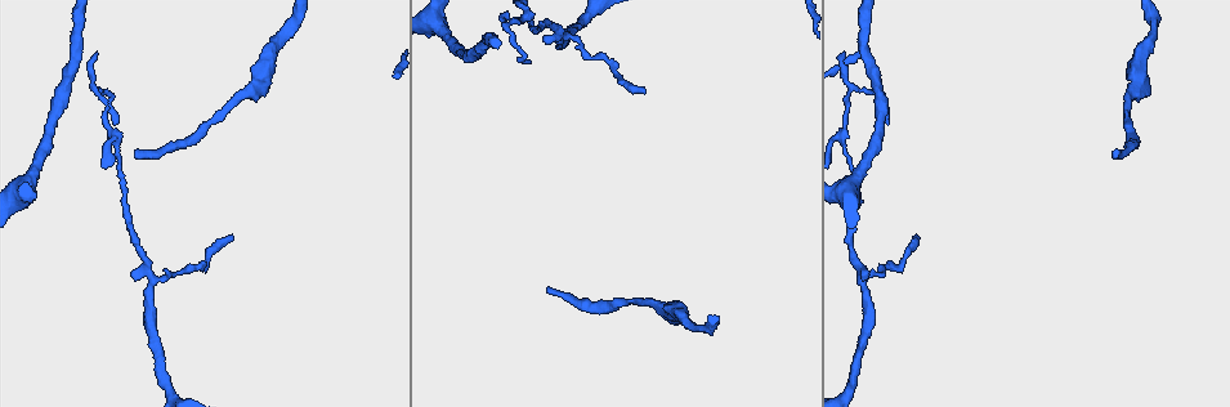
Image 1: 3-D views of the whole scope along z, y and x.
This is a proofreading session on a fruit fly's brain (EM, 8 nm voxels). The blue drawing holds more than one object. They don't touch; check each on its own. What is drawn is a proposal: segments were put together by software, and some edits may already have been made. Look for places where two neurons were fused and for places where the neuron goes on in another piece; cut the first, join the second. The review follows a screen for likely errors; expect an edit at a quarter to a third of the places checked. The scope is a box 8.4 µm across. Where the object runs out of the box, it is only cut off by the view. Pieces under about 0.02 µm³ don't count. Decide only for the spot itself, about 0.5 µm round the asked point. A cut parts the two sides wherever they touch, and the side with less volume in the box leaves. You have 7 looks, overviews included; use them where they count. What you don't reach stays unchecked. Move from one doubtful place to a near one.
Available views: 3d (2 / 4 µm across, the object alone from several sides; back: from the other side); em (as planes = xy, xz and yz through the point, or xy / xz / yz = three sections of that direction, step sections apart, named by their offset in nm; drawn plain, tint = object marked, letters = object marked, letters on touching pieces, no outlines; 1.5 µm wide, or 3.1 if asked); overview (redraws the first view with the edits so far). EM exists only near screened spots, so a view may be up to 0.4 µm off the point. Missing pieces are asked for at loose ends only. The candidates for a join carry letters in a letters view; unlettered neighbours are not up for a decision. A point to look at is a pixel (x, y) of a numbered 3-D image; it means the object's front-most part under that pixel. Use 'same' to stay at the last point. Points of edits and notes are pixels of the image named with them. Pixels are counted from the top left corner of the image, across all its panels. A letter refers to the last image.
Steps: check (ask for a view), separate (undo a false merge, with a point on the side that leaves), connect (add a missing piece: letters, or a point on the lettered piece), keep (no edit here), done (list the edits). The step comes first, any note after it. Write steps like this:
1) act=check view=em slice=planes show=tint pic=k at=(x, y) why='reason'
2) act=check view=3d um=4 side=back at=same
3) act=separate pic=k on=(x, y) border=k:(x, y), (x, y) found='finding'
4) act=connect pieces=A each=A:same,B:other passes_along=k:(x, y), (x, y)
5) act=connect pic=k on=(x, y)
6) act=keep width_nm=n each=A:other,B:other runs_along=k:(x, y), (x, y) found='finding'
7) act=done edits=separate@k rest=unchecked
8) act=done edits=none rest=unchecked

act=check view=em slice=xz step=8 show=letters pic=1 at=(916, 236) why='thin end'

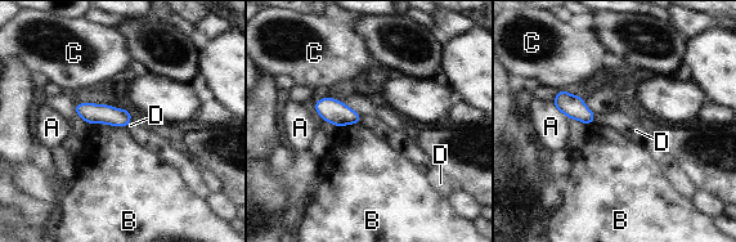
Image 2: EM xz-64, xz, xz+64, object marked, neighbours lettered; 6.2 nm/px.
act=check view=em slice=planes show=letters at=same why='another direction'

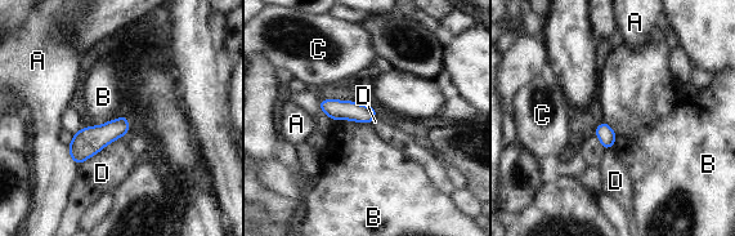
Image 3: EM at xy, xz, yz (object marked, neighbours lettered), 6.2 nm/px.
act=keep width_nm=110 each=A:other,B:other,C:other,D:other border=3:(334, 120), (367, 121), (372, 125) found='no lettered piece goes on from it'

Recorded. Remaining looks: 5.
act=check view=3d um=2 pic=1 at=(565, 35) why='three arms meet'

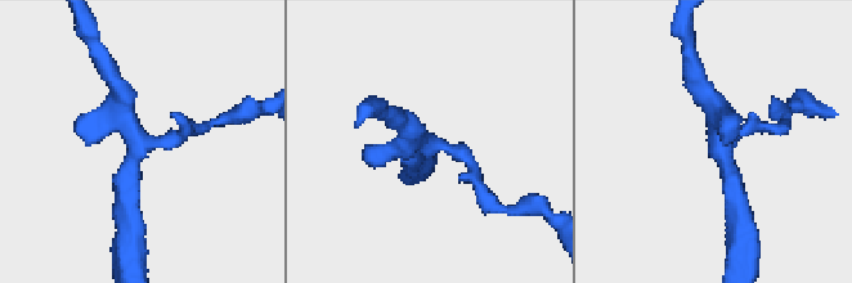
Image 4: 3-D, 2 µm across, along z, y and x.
act=check view=em slice=planes show=plain pic=4 at=(137, 138) arms=3

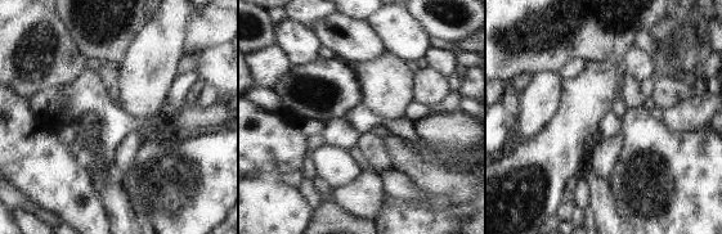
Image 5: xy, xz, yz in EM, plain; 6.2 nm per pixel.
act=check view=em slice=planes show=letters at=same

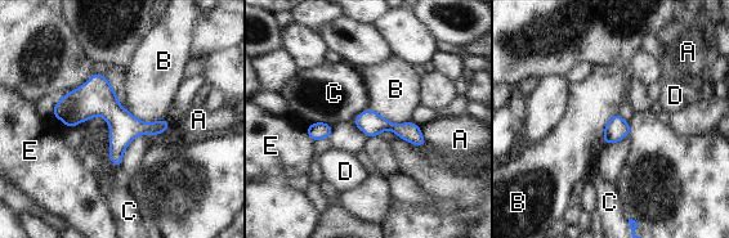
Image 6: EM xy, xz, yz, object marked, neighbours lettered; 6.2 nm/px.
act=keep each=A:other,B:other,C:other,D:other,E:other runs_along=6:(57, 109), (165, 125) found='all the same neuron'

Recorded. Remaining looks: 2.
act=done edits=none rest=unchecked

